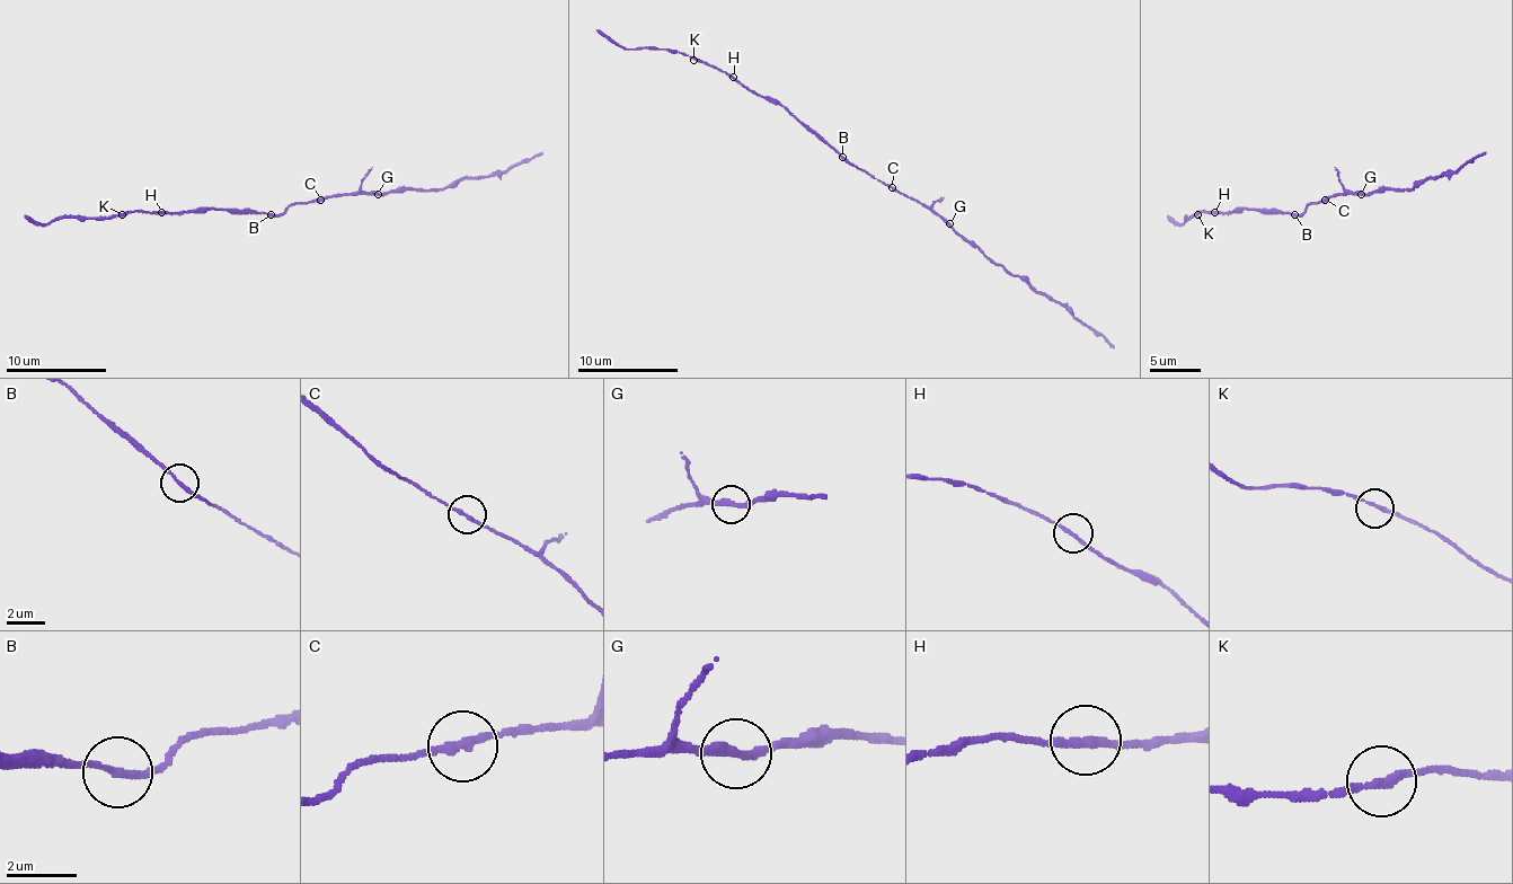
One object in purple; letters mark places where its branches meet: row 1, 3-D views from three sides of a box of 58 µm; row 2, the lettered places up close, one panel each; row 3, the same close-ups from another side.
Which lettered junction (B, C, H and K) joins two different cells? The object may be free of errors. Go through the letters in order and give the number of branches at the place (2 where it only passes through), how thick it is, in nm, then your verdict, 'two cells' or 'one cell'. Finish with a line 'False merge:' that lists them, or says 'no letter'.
B: branches 2; calibre 180 nm; one cell
C: branches 2; calibre 200 nm; one cell
H: branches 2; calibre 200 nm; one cell
K: branches 2; calibre 190 nm; one cell
False merge: no letter

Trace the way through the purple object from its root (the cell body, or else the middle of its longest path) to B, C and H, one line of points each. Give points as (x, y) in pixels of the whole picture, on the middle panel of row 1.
B: (861, 170), (841, 158)
C: (861, 170), (892, 187)
H: (861, 170), (806, 130), (781, 105), (746, 89), (733, 77)

